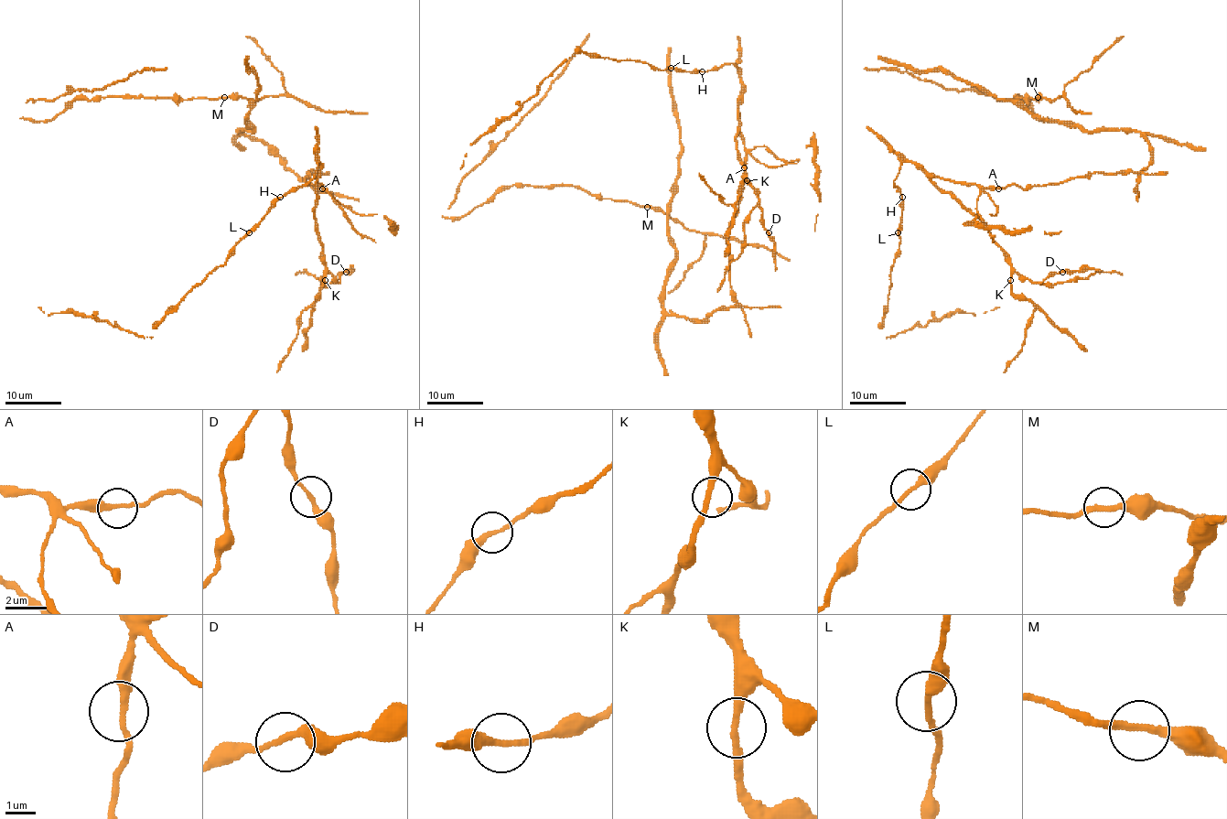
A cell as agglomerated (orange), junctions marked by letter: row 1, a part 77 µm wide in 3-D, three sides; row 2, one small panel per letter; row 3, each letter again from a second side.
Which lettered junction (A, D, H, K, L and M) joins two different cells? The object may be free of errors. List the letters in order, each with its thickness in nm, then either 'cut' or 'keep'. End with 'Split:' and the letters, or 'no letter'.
A: 240 nm thick; keep
D: 220 nm thick; keep
H: 240 nm thick; keep
K: 240 nm thick; keep
L: 240 nm thick; keep
M: 240 nm thick; keep
Split: no letter

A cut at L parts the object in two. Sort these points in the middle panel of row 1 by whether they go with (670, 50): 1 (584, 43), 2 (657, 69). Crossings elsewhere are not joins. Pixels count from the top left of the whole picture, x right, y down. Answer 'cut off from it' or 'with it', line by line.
1: with it
2: cut off from it

